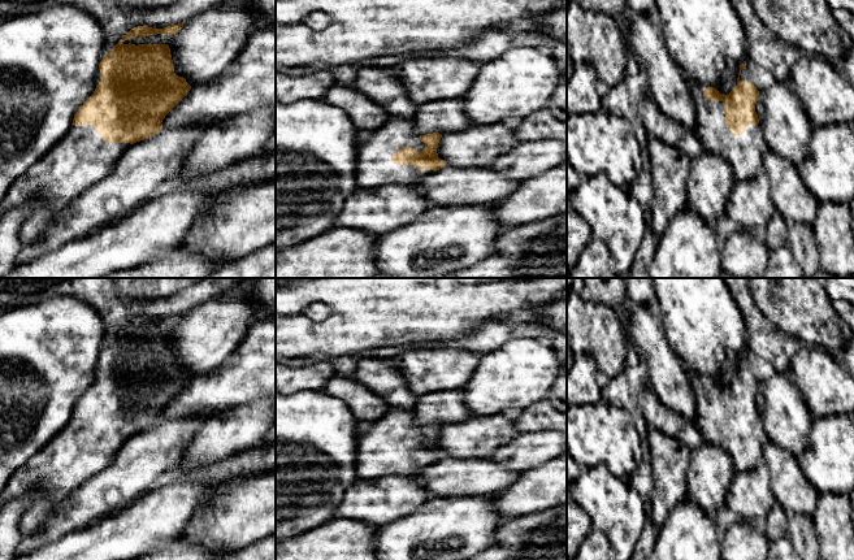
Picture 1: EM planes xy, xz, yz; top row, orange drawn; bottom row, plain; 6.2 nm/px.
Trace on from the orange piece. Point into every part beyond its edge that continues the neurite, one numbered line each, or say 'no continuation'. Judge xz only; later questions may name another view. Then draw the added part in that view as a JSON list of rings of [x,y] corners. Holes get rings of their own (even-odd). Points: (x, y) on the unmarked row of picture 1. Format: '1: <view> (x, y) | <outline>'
1: xz (373, 458) | [[[390,409],[382,418],[357,437],[355,472],[357,481],[374,481],[391,474],[413,474],[433,461],[419,461],[416,456],[396,456],[391,447],[403,438],[422,442],[425,434],[413,422],[412,411]]]

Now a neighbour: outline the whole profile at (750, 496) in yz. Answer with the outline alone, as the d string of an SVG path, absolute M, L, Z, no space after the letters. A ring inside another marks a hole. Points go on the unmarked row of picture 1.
M763 461L751 470L736 472L727 505L741 520L762 526L775 503L770 470Z

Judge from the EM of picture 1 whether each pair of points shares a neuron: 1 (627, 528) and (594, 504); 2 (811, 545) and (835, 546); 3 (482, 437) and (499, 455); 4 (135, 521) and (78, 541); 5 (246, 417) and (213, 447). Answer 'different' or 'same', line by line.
1: same
2: different
3: different
4: same
5: same

